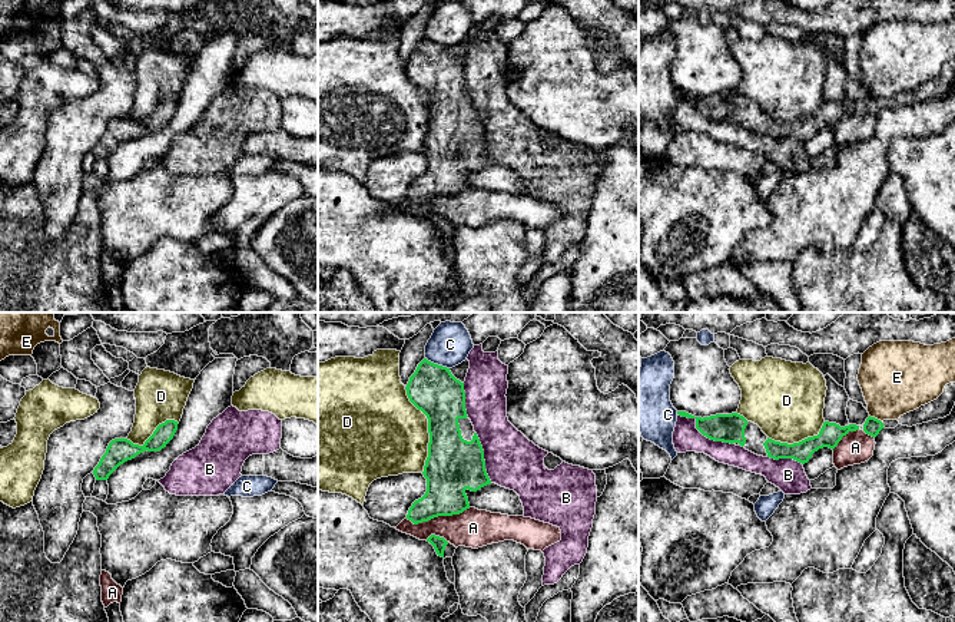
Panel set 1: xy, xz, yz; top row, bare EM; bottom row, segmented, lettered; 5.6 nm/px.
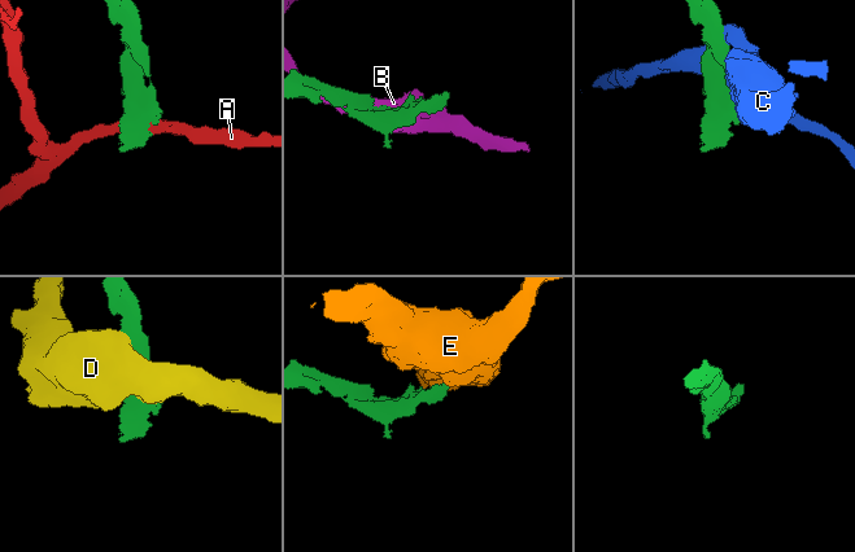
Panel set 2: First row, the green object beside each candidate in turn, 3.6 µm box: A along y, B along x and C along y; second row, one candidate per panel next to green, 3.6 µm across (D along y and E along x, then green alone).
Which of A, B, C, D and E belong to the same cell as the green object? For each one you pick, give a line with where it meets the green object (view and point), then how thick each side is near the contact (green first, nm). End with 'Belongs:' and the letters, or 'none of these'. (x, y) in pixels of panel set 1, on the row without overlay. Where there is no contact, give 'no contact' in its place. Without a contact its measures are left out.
Belongs: none of these

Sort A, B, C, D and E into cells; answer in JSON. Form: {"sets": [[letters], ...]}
{"sets": [["A"], ["B"], ["C"], ["D"], ["E"]]}

